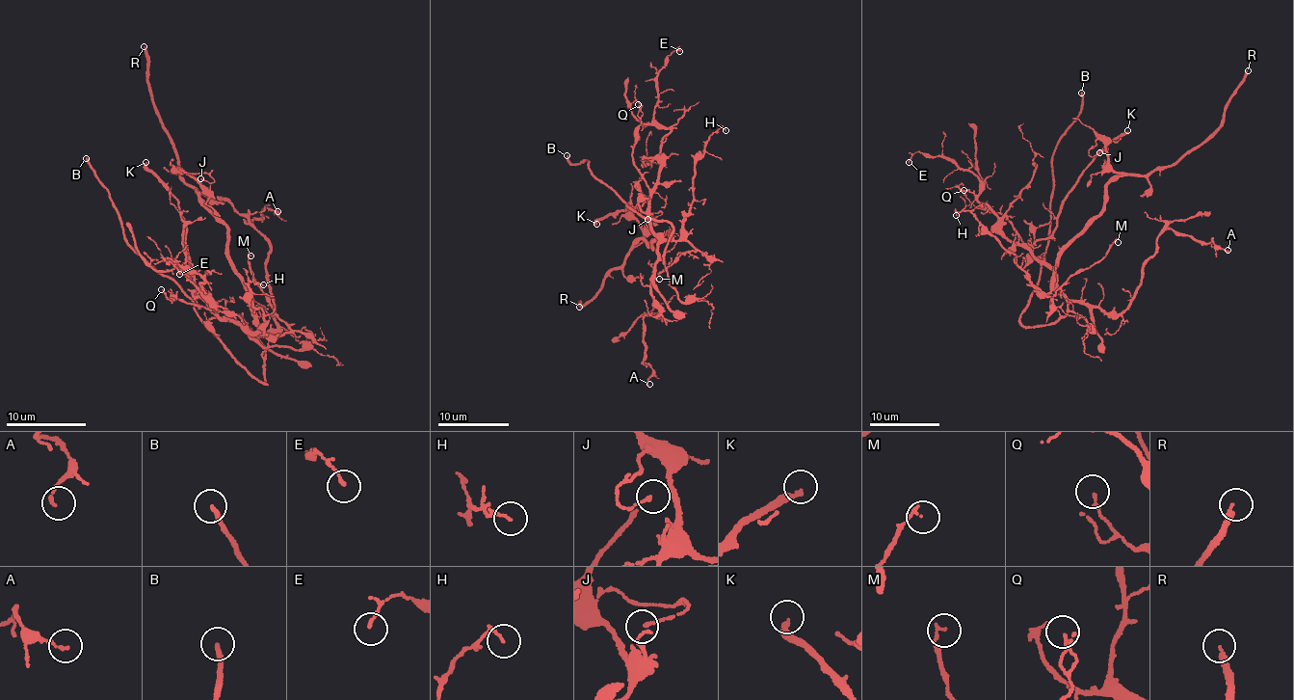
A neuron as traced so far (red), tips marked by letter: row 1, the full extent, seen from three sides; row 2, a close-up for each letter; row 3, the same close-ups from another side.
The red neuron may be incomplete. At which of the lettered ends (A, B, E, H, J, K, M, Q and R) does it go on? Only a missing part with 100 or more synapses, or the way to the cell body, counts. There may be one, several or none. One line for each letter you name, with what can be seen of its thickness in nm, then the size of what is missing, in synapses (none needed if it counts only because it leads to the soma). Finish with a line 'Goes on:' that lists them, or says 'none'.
B: 220 nm thick
R: 200 nm thick; about 120 synapses
Goes on: B, R

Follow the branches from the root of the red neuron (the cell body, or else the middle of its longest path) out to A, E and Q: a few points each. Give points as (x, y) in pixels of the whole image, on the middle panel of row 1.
A: (658, 247), (651, 289), (656, 317), (659, 311), (662, 318), (653, 313), (643, 319), (649, 384)
E: (658, 247), (648, 222), (649, 203), (663, 139), (671, 129), (658, 126), (653, 117), (657, 73), (679, 51)
Q: (658, 247), (660, 244), (648, 222), (651, 197), (632, 156), (634, 136), (641, 123), (638, 104)

